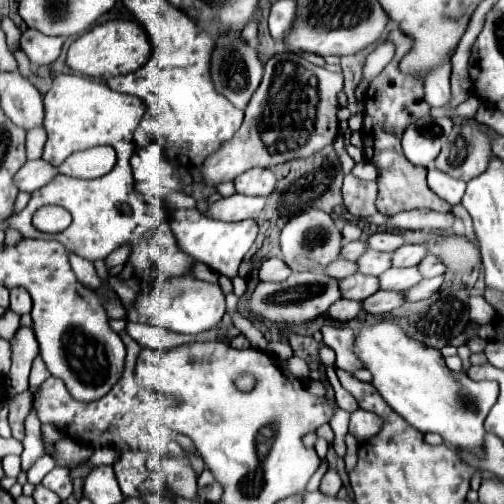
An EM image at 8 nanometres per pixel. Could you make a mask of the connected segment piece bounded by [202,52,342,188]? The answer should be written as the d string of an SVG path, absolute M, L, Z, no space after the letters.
M278 52L264 64L264 78L254 92L246 112L244 122L240 130L234 134L232 140L224 142L220 152L208 156L202 164L202 184L216 188L222 182L232 182L236 176L244 174L250 168L268 168L282 162L288 162L292 158L304 158L312 156L320 148L334 142L338 134L338 92L342 90L342 72L330 72L326 68L314 66L308 60L304 60L300 54L294 52Z

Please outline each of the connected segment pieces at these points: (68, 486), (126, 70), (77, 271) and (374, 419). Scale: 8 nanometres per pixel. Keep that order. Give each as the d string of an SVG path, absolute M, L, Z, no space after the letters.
M54 468L48 472L42 480L42 486L48 486L52 492L60 496L60 500L66 500L72 494L72 480L68 476L68 468Z
M110 20L104 24L96 24L90 28L86 34L82 34L78 40L72 42L68 48L66 64L84 76L98 78L98 80L108 80L112 76L120 74L130 74L144 66L150 56L150 40L144 28L138 22L132 20Z
M70 254L70 262L72 262L72 269L76 278L81 283L86 284L89 288L98 288L98 284L102 284L92 262L80 258L76 254Z
M358 408L350 414L350 434L358 442L368 440L370 436L374 436L380 430L380 426L382 426L382 420L376 414L368 412L368 410Z

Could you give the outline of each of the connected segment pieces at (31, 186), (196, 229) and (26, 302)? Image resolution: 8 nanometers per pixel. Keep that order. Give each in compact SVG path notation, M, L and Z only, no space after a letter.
M32 160L32 162L26 162L16 172L14 184L16 184L16 188L20 192L34 192L40 186L44 186L46 182L50 182L56 174L58 174L58 168L50 166L48 162L44 162L44 160Z
M178 210L170 222L172 234L188 256L192 256L196 262L206 264L214 272L228 276L230 280L238 276L238 266L244 258L244 254L250 250L250 246L256 240L258 226L254 220L240 220L240 222L222 222L222 220L212 220L200 214L198 210Z
M24 288L10 290L10 310L16 312L18 316L24 316L24 314L30 314L32 312L30 294Z

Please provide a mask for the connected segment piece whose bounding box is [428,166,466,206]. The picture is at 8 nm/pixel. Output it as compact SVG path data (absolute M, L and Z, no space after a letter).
M428 168L428 186L446 202L450 202L452 206L460 204L464 190L466 190L466 182L456 180L444 172L440 172L438 168Z

